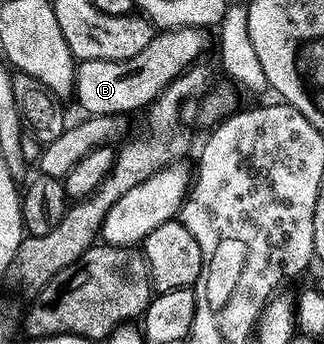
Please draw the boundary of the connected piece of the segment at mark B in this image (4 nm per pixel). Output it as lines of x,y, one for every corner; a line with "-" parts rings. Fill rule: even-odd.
179,27
176,31
160,31
153,34
150,45
138,53
138,57
130,57
130,61
83,61
76,69
75,102
80,102
80,107
88,117
97,115
130,115
134,111
147,112
149,107
174,81
178,81
184,72
191,70
199,64
204,54
208,51
209,32
202,27

